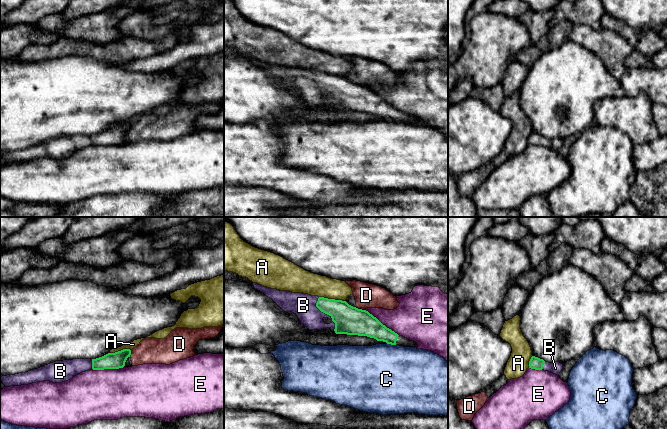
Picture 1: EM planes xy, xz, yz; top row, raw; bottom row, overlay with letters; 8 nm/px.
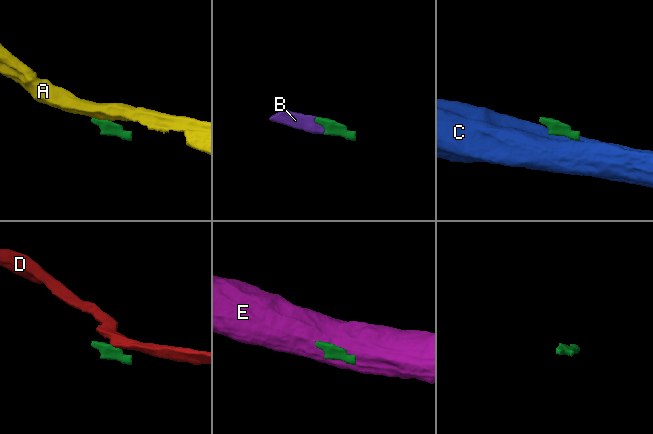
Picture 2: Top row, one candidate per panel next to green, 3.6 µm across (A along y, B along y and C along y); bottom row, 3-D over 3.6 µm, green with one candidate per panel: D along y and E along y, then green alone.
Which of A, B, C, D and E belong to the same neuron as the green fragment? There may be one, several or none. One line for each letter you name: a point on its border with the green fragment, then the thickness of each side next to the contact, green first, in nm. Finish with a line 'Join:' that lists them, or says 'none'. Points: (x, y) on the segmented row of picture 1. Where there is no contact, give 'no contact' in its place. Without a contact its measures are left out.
B: xz (325, 313) | 220/190 nm
Join: B

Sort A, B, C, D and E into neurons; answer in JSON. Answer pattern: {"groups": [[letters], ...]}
{"groups": [["A"], ["B"], ["C"], ["D"], ["E"]]}

